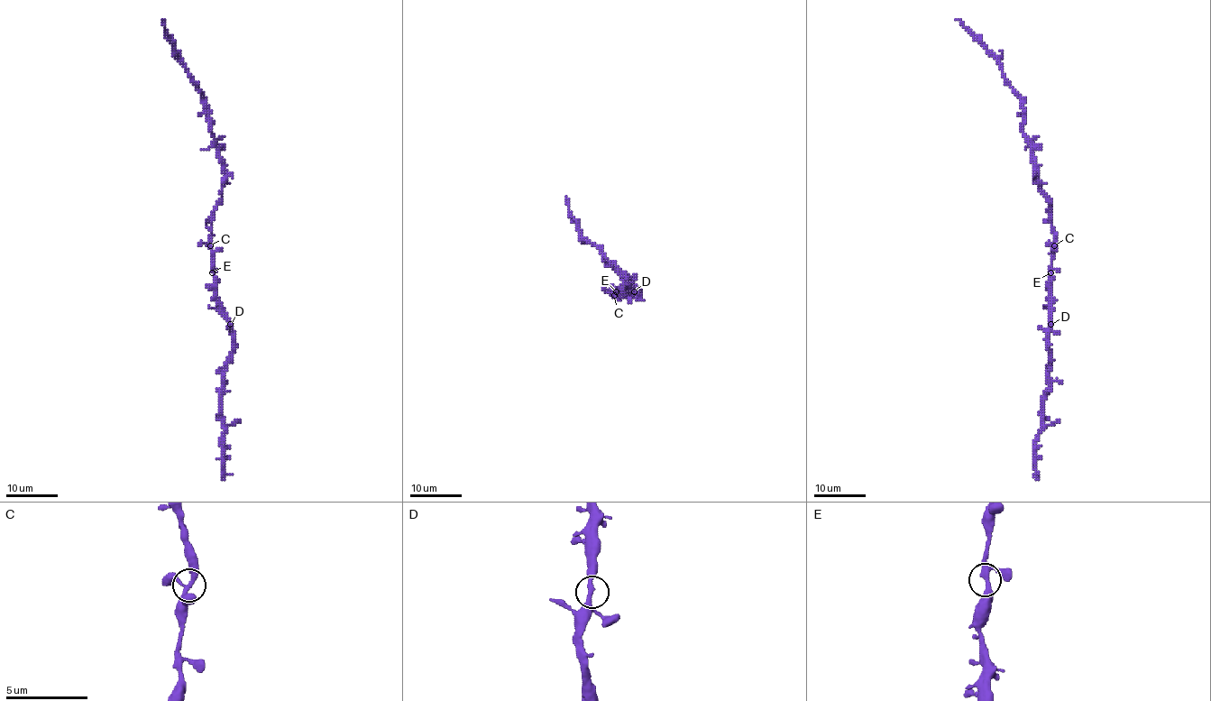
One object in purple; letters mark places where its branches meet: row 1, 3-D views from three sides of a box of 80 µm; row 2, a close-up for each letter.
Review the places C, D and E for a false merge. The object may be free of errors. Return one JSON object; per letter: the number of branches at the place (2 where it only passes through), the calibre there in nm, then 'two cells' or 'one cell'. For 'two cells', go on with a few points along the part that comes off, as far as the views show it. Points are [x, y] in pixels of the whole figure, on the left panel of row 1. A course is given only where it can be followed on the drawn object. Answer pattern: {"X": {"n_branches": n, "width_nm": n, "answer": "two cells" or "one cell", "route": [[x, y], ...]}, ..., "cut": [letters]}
{"C": {"n_branches": 3, "width_nm": 240, "answer": "one cell"}, "D": {"n_branches": 3, "width_nm": 280, "answer": "one cell"}, "E": {"n_branches": 3, "width_nm": 280, "answer": "one cell"}, "cut": []}

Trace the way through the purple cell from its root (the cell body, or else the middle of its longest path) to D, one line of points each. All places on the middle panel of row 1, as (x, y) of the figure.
D: (615, 294), (619, 290), (634, 291)

